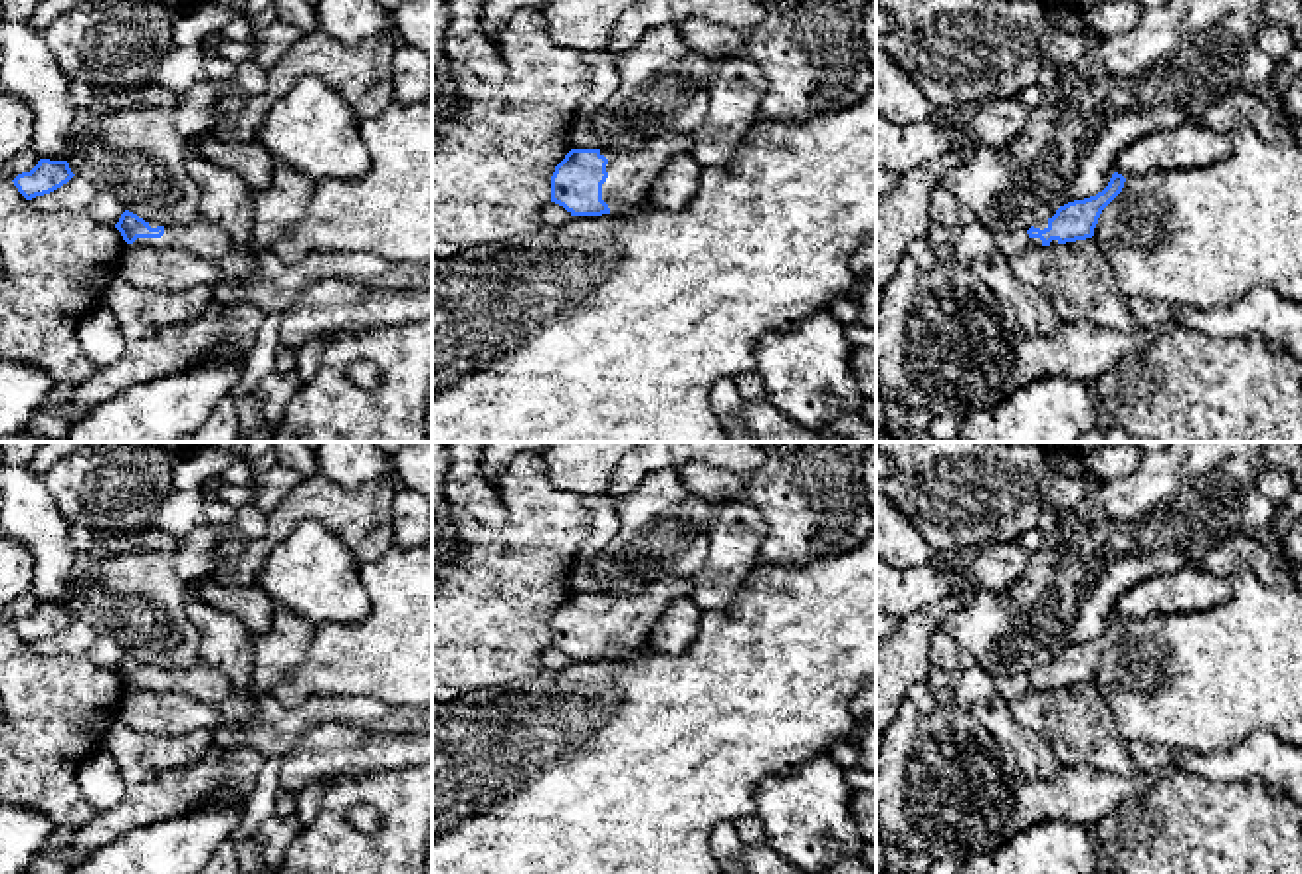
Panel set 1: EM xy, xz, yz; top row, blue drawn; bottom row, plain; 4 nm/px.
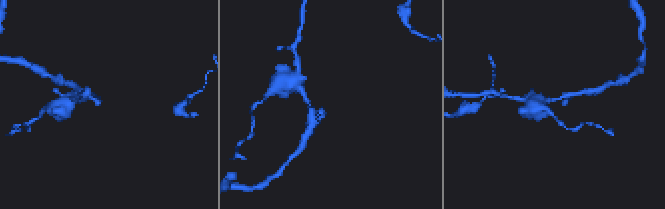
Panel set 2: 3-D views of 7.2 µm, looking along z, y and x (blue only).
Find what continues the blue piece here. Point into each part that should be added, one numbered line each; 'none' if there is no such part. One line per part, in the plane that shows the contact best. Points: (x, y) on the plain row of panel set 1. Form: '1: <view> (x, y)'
1: xz (631, 615)

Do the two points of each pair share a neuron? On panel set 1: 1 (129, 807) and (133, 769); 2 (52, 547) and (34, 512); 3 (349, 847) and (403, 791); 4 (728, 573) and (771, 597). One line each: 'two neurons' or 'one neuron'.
1: two neurons
2: one neuron
3: one neuron
4: two neurons

